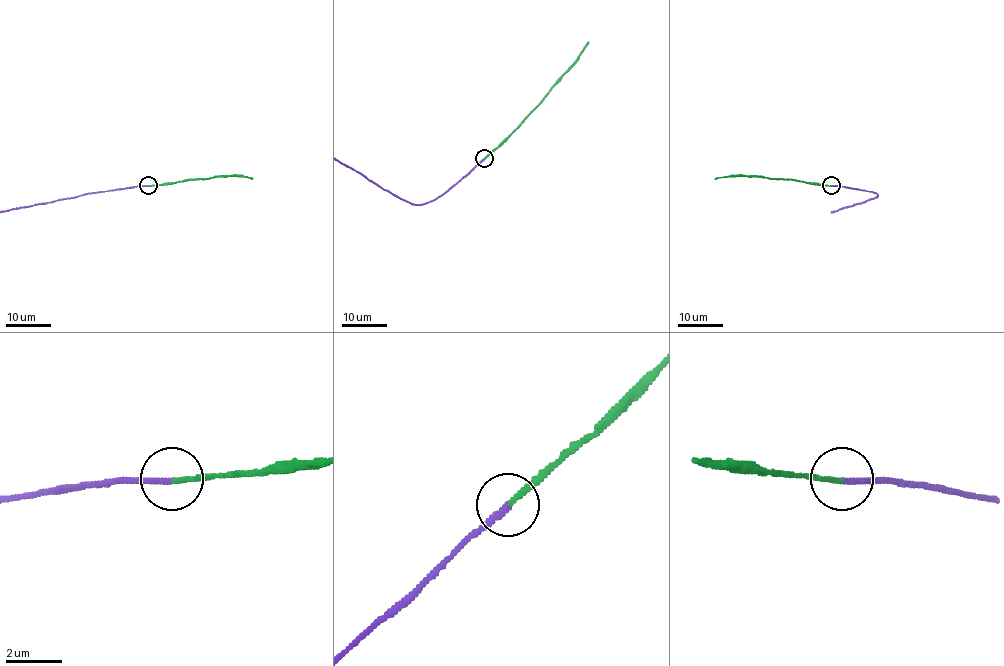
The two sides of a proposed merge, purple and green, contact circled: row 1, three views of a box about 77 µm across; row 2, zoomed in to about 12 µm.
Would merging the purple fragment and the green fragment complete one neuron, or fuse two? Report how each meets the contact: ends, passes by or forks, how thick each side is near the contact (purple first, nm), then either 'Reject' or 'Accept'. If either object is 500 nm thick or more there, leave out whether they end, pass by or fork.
At the ring purple ends. At the ring green ends. Thickness 170 nm (purple) against 170 nm. Accept

